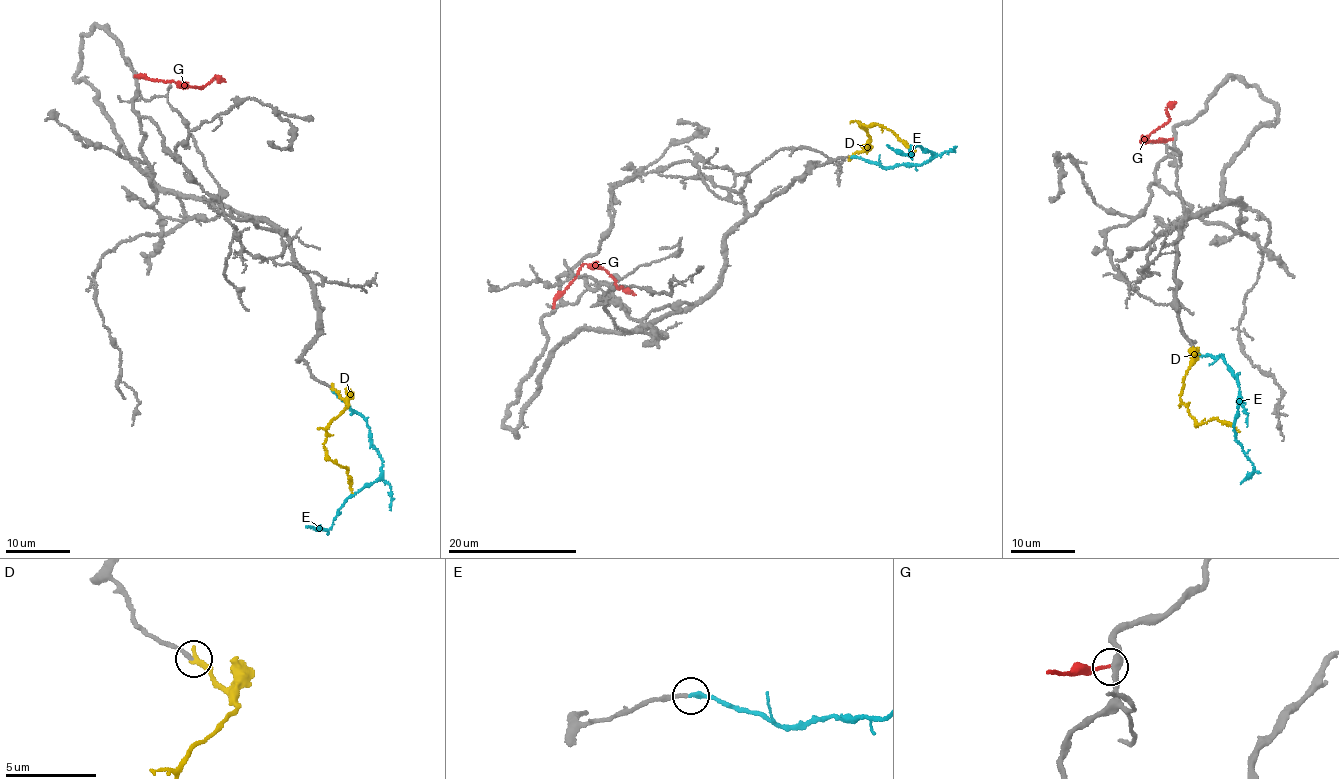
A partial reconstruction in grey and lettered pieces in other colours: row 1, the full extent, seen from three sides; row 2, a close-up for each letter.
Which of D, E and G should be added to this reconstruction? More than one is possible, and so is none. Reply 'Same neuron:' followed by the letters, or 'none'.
Same neuron: E

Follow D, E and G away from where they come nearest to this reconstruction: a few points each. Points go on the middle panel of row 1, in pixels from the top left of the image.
D: (850, 156), (865, 148), (870, 136), (859, 122), (892, 130), (898, 140), (915, 151)
E: (852, 156), (887, 167), (928, 162), (933, 155), (919, 145), (913, 145), (909, 155), (896, 152), (887, 144)
G: (554, 308), (555, 298), (584, 263), (609, 272), (618, 287), (636, 295)

